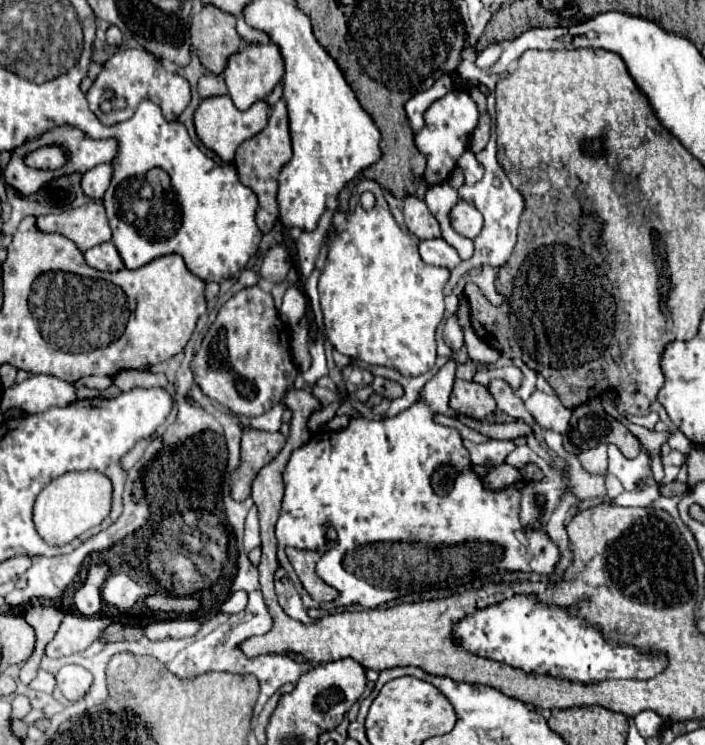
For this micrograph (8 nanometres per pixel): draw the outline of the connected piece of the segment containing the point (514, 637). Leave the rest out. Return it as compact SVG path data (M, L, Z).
M513 596L509 600L503 600L495 606L489 606L485 610L477 610L475 614L467 616L461 620L455 628L455 640L467 650L477 656L493 658L499 662L507 662L515 668L521 668L525 672L535 672L535 674L551 674L567 680L579 680L579 682L589 682L589 680L607 680L607 678L637 678L645 680L661 672L667 664L665 656L649 656L641 654L637 648L631 646L619 646L613 648L603 640L603 634L591 626L585 626L583 620L575 616L573 610L559 610L541 604L535 596Z

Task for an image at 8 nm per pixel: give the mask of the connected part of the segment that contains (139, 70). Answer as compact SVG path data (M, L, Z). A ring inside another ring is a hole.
M119 48L115 54L111 54L87 92L89 108L93 110L93 114L97 114L99 122L105 126L111 126L111 124L131 118L141 100L155 102L157 106L161 106L165 120L175 122L179 118L179 114L187 108L189 98L191 98L189 82L185 82L183 76L165 70L155 54L149 54L147 50L139 50L139 48L123 48L123 50ZM105 88L115 90L117 100L125 100L125 102L121 102L123 104L121 108L117 108L109 100L105 100L105 96L103 96Z

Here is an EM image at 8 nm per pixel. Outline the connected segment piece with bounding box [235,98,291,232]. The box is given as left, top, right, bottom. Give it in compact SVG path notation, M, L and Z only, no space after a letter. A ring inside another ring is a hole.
M281 98L269 116L269 124L265 130L261 130L257 136L245 140L237 152L235 152L235 166L237 166L237 174L241 178L241 182L245 182L245 186L249 186L259 200L259 208L257 208L257 226L261 232L269 232L279 216L277 210L277 174L281 170L281 166L291 158L291 138L289 138L289 118L287 118L287 108L285 108L285 100Z

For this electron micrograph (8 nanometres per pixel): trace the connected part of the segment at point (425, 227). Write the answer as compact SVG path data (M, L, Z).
M407 196L405 198L405 224L409 228L411 234L415 234L417 238L439 238L441 230L439 224L435 220L435 216L429 212L425 200L417 198L417 196Z

